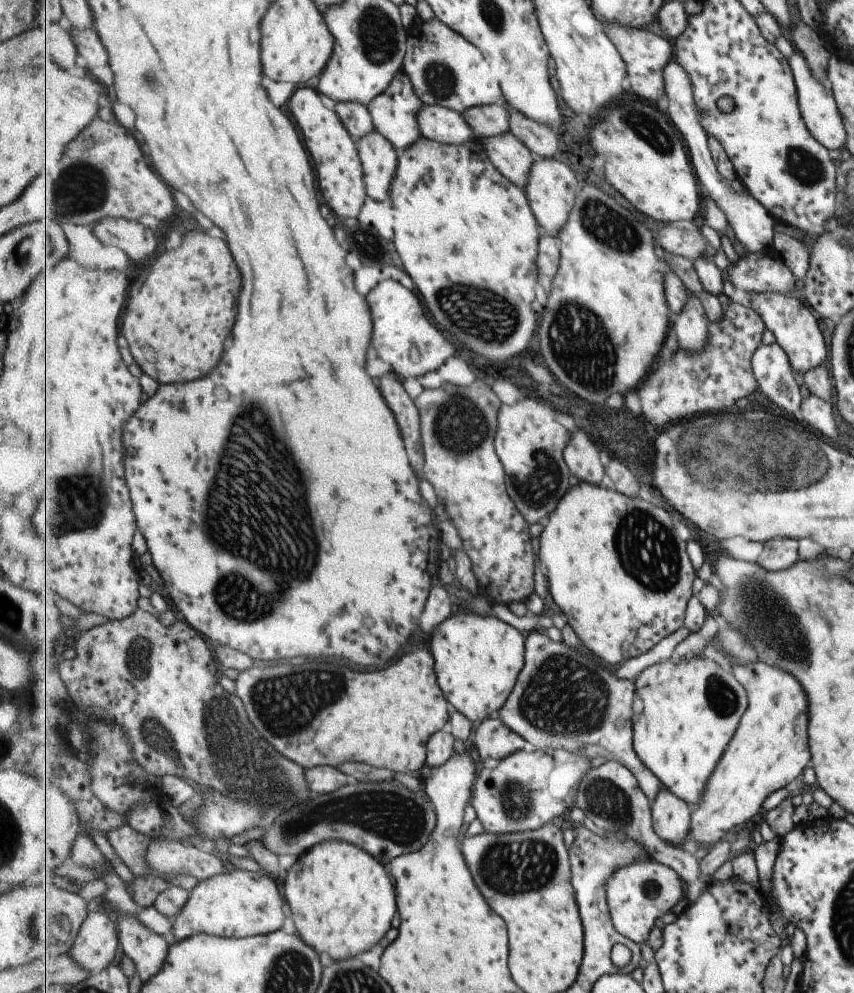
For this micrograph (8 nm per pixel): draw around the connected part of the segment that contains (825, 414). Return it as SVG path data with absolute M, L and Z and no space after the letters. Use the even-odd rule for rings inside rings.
M809 393L807 397L802 398L801 422L813 426L813 429L819 430L823 436L835 438L837 432L833 430L834 422L831 414L833 414L833 410L831 410L830 403L817 395Z

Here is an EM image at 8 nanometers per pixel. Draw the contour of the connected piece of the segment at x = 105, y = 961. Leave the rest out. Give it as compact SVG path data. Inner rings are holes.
M100 910L90 912L86 921L82 924L82 928L78 934L78 940L67 953L72 959L75 959L80 965L91 975L105 970L119 952L120 936L117 934L117 926L115 922L105 915L105 911Z

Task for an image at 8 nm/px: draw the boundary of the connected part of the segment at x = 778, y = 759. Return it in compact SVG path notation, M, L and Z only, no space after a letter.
M733 663L732 671L751 694L751 706L743 716L739 732L723 753L717 769L706 786L705 797L692 807L689 842L683 848L692 849L698 842L710 844L731 837L743 824L757 816L769 794L779 788L793 787L801 779L803 768L809 762L807 752L807 704L803 688L795 676L781 668L757 664Z

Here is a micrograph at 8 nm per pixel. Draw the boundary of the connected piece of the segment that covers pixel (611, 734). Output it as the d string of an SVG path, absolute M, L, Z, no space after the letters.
M535 630L527 637L527 662L515 685L514 692L500 710L499 716L510 729L520 734L535 750L565 749L591 758L606 758L622 762L634 771L651 802L663 788L660 778L655 776L639 758L634 747L633 692L635 681L617 678L609 672L595 656L583 654L562 641L554 642L545 630Z

